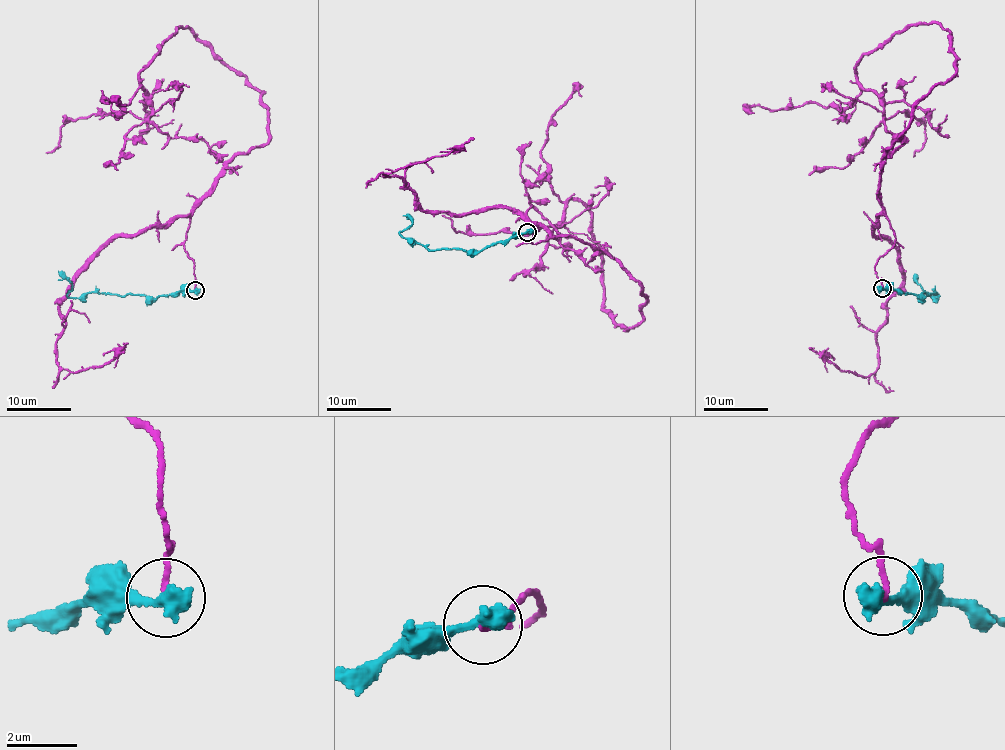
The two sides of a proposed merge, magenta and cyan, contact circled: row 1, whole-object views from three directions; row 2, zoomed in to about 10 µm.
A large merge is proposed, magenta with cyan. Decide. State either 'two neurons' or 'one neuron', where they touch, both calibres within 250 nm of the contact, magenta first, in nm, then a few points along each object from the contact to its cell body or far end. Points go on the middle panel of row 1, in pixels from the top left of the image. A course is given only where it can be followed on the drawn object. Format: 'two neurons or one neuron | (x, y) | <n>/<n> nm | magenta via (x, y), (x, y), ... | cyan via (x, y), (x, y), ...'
two neurons | (527, 232) | 140/550 nm | magenta via (528, 232), (601, 249), (584, 265), (562, 246), (541, 149), (581, 96) | cyan via (528, 232), (514, 234), (478, 252), (455, 248), (427, 250), (401, 234), (412, 222), (406, 215)

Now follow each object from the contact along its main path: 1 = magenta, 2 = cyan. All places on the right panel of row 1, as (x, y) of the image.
1: (881, 288), (874, 264), (894, 245), (882, 157), (905, 139), (884, 102), (862, 90), (845, 108), (753, 113)
2: (881, 288), (919, 295), (938, 293), (935, 292), (934, 299), (923, 290), (915, 274)

